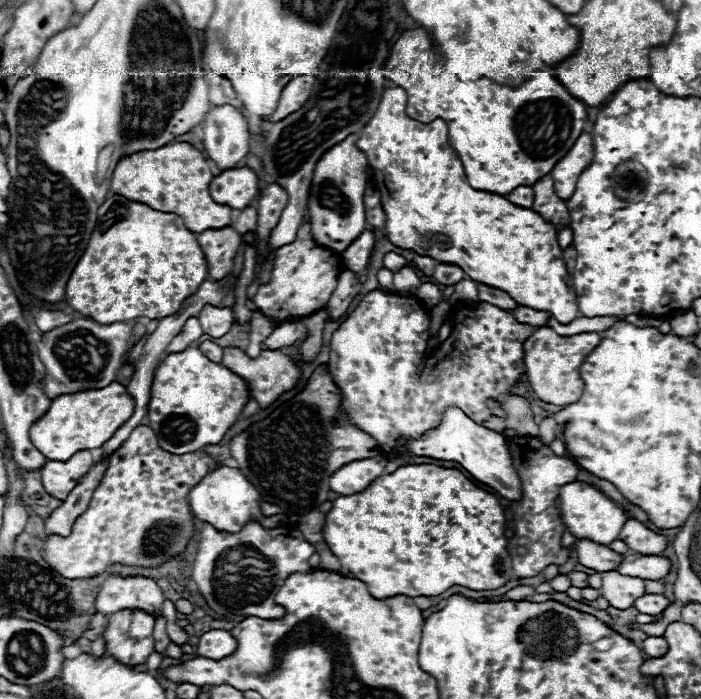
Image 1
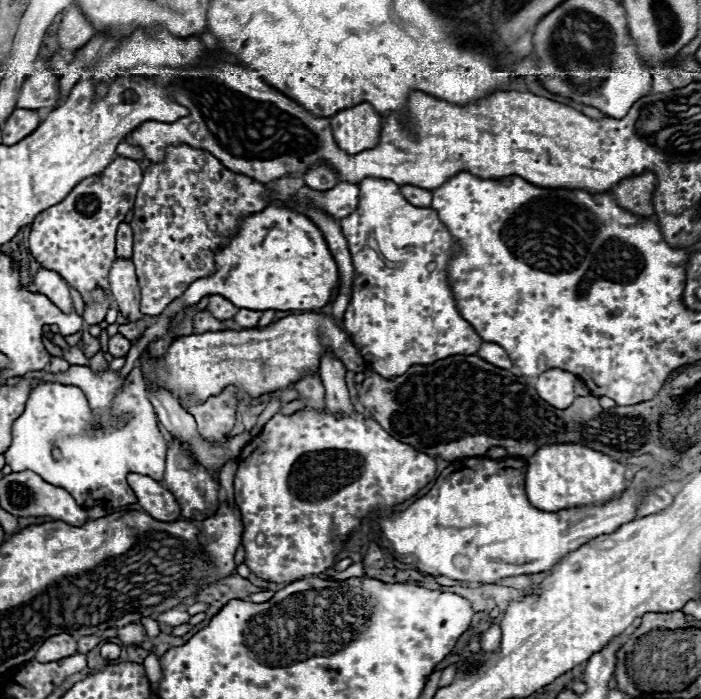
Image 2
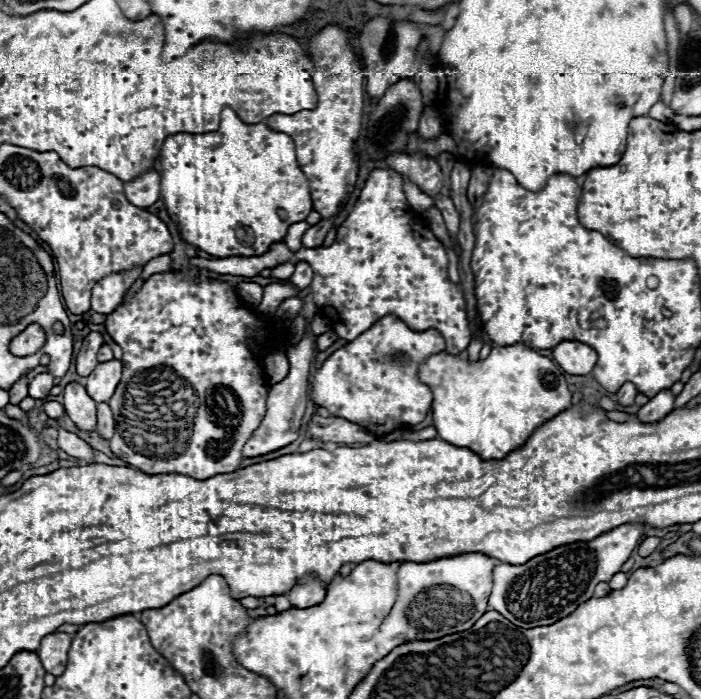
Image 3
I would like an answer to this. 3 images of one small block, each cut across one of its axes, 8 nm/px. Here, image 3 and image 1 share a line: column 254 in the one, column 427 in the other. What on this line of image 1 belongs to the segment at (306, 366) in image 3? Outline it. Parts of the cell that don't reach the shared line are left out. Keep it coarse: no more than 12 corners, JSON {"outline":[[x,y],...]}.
{"outline":[[460,408],[412,440],[418,456],[454,460],[508,500],[522,496],[504,436]]}

